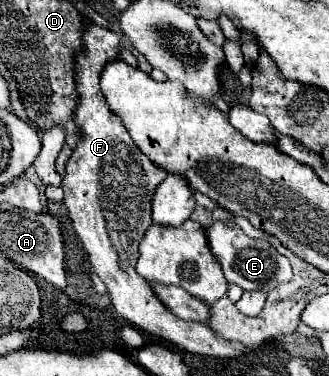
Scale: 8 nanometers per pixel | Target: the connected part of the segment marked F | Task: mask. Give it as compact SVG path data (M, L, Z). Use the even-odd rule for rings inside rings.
M84 18L82 50L74 58L74 84L78 92L74 124L80 130L80 136L78 146L66 162L66 174L60 186L64 190L64 206L72 220L72 228L88 252L94 272L106 284L118 316L192 354L214 358L240 356L240 352L234 350L228 340L218 338L210 326L186 322L174 316L154 296L150 282L138 276L134 268L138 260L138 244L152 226L150 200L154 198L154 188L158 188L168 172L164 168L156 168L156 164L142 154L136 144L132 144L126 126L122 126L118 116L110 112L106 98L102 98L100 74L108 62L120 58L120 48L122 40L116 32L100 28L90 18Z

